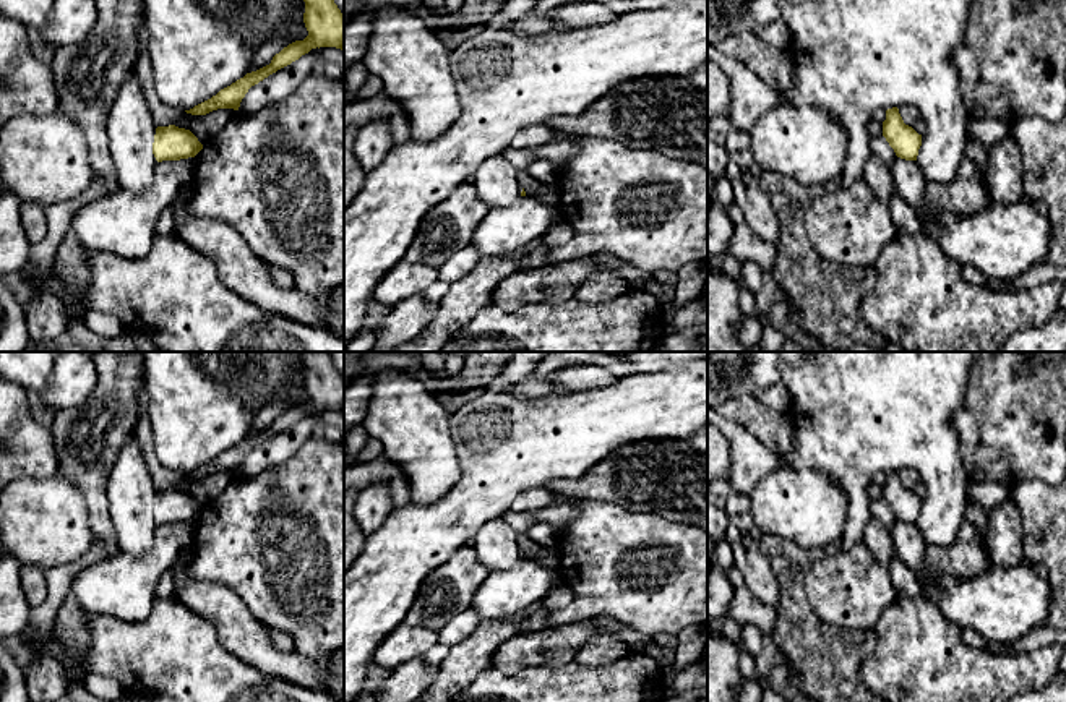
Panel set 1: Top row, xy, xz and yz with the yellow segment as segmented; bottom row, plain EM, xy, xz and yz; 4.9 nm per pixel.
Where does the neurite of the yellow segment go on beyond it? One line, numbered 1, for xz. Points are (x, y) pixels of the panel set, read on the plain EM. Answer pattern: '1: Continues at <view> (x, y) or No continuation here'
1: No continuation here

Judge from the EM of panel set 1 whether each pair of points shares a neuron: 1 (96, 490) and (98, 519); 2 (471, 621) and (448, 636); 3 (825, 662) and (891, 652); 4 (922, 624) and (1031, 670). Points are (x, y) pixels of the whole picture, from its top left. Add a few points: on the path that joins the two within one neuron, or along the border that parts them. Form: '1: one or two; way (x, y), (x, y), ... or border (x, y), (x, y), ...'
1: one; way (96, 496), (98, 513)
2: one; way (466, 621), (453, 633)
3: two; border (873, 629), (875, 647), (860, 668), (863, 684)
4: one; way (949, 647), (972, 670), (1003, 670)

